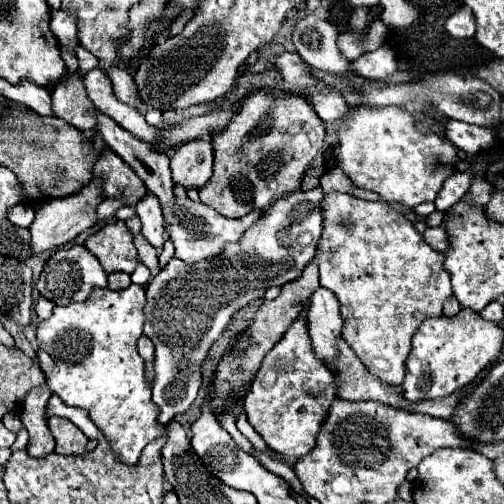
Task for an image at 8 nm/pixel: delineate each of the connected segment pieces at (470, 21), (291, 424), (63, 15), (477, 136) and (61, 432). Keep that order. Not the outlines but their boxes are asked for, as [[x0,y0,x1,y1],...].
[[446,7,476,39],[244,299,336,459],[50,11,80,53],[446,119,496,157],[48,417,86,455]]

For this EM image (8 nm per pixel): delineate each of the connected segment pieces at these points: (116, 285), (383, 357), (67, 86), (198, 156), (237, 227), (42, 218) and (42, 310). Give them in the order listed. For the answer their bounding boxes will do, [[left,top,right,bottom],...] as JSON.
[[108,273,130,289],[316,193,452,385],[52,73,96,131],[170,139,212,187],[162,197,262,265],[28,179,102,255],[34,297,54,319]]

